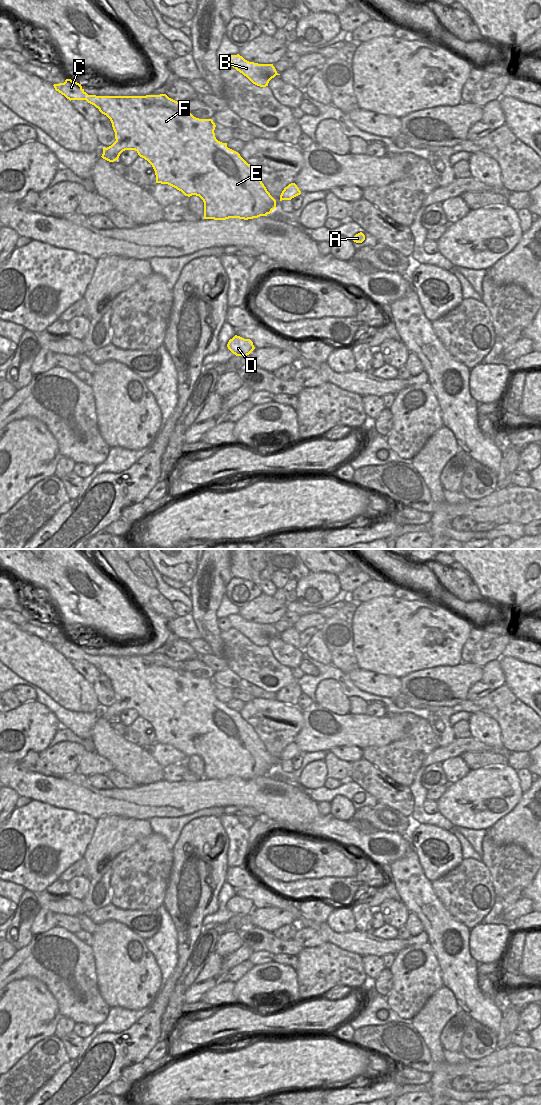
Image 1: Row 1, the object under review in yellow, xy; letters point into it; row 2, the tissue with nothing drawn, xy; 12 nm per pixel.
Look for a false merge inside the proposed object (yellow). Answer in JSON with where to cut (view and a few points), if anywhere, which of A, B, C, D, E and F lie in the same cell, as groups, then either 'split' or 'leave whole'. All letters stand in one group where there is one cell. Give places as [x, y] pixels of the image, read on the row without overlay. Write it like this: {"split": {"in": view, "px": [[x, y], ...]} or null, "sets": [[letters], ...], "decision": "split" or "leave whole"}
{"split": null, "sets": [["A", "B", "C", "D", "E", "F"]], "decision": "leave whole"}

